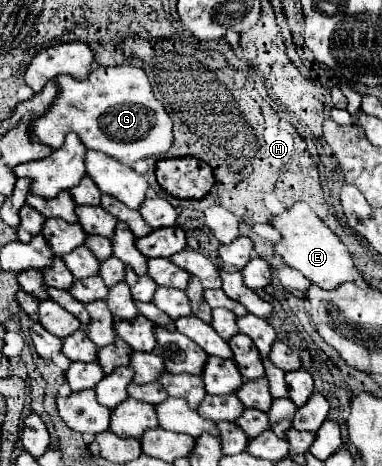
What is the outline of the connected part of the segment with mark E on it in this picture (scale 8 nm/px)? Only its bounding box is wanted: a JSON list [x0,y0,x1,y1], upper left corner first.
[271,201,363,289]

